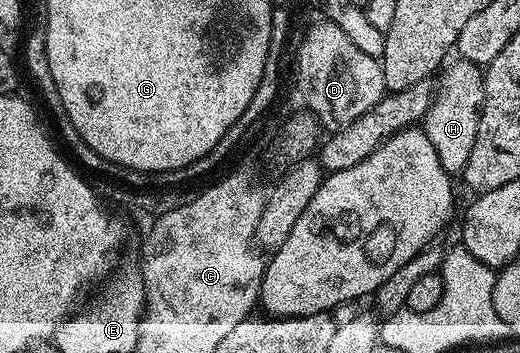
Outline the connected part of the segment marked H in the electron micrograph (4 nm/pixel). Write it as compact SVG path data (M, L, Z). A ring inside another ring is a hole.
M461 58L455 61L455 64L447 63L441 69L430 109L424 117L424 131L428 134L428 142L432 142L436 158L440 158L440 166L444 166L444 170L451 174L461 173L472 154L472 146L476 146L476 130L480 126L484 102L483 69Z

